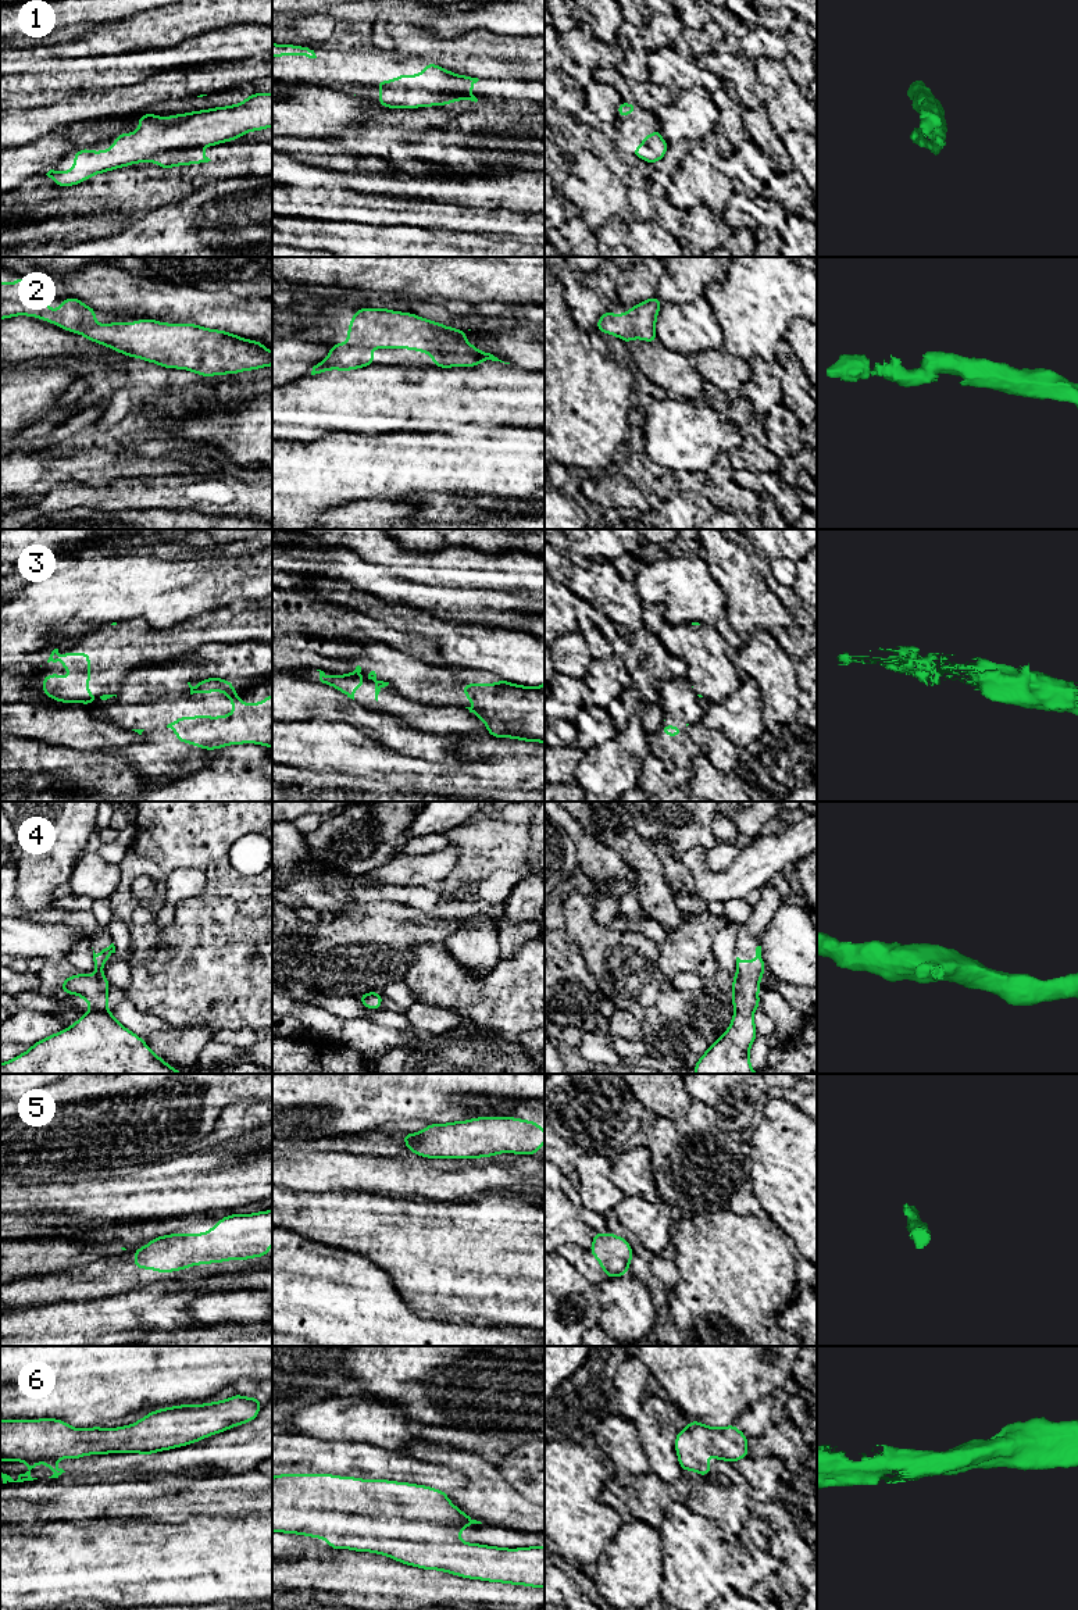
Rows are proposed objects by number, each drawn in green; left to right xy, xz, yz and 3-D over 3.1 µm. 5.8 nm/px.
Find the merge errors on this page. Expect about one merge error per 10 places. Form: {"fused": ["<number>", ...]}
{"fused": ["3"]}

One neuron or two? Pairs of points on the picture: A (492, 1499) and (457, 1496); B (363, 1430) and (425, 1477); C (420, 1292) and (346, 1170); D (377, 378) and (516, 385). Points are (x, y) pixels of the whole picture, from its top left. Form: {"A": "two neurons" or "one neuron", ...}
{"A": "one neuron", "B": "two neurons", "C": "two neurons", "D": "one neuron"}

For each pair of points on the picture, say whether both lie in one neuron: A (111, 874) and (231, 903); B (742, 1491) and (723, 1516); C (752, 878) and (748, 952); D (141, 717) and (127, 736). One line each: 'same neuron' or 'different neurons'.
A: different neurons
B: same neuron
C: different neurons
D: different neurons

